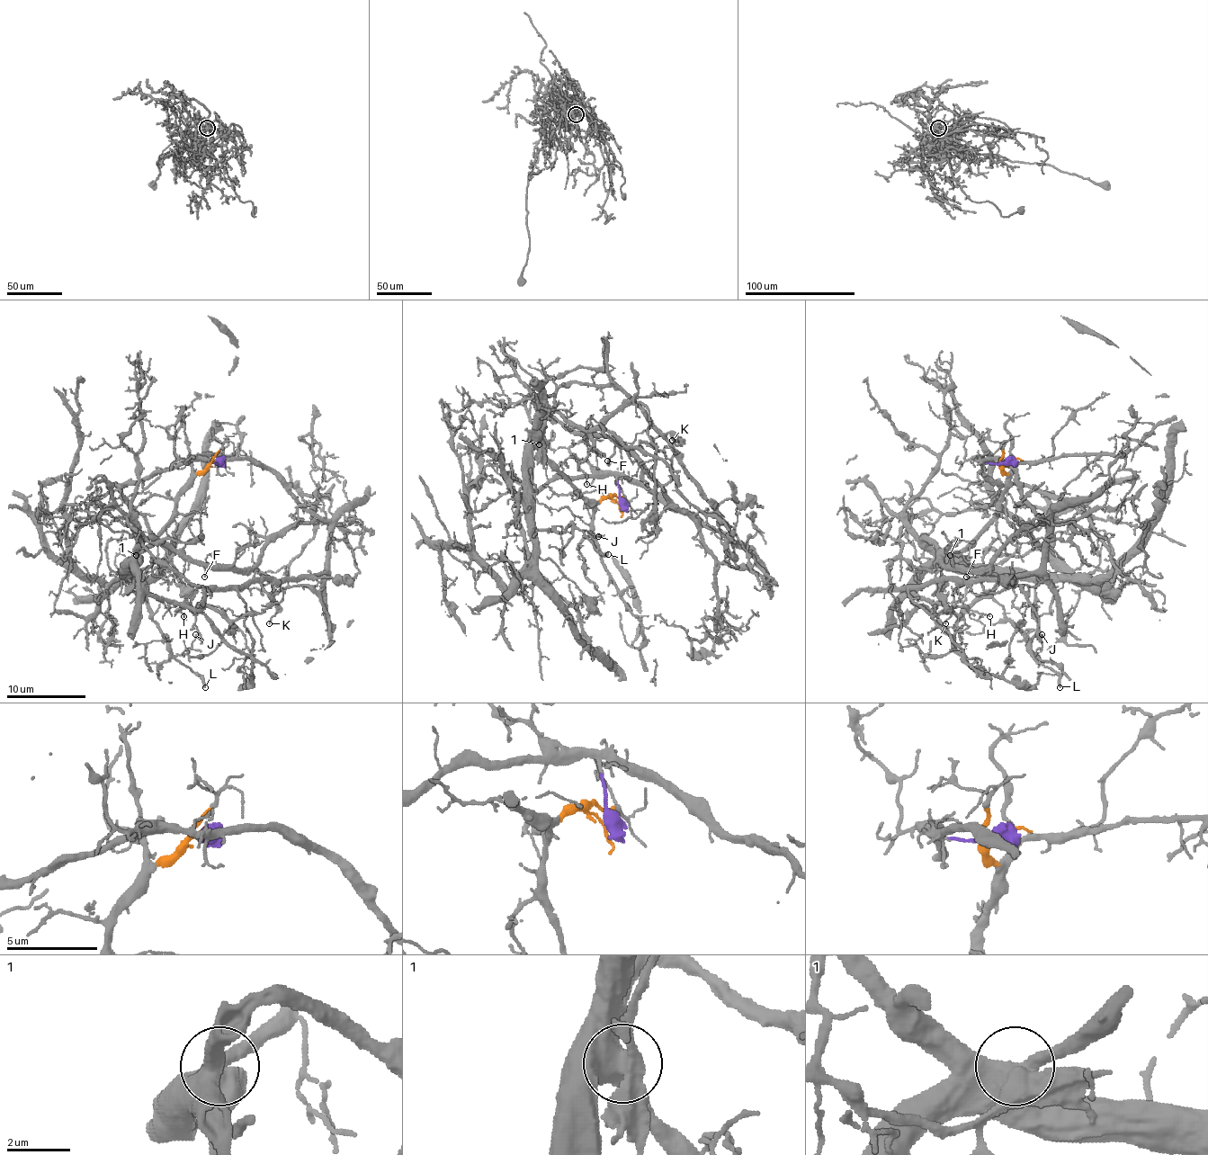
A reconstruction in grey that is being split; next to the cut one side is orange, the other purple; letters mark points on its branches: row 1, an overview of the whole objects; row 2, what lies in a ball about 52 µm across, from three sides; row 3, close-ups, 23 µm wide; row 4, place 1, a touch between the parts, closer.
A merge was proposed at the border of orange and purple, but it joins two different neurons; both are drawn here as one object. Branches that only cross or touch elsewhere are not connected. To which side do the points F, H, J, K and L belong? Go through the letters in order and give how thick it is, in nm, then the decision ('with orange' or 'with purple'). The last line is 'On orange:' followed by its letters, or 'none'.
F: calibre 130 nm; with orange
H: calibre 70 nm; with orange
J: calibre 160 nm; with orange
K: calibre 110 nm; with purple
L: calibre 260 nm; with orange
On orange: F, H, J, L

